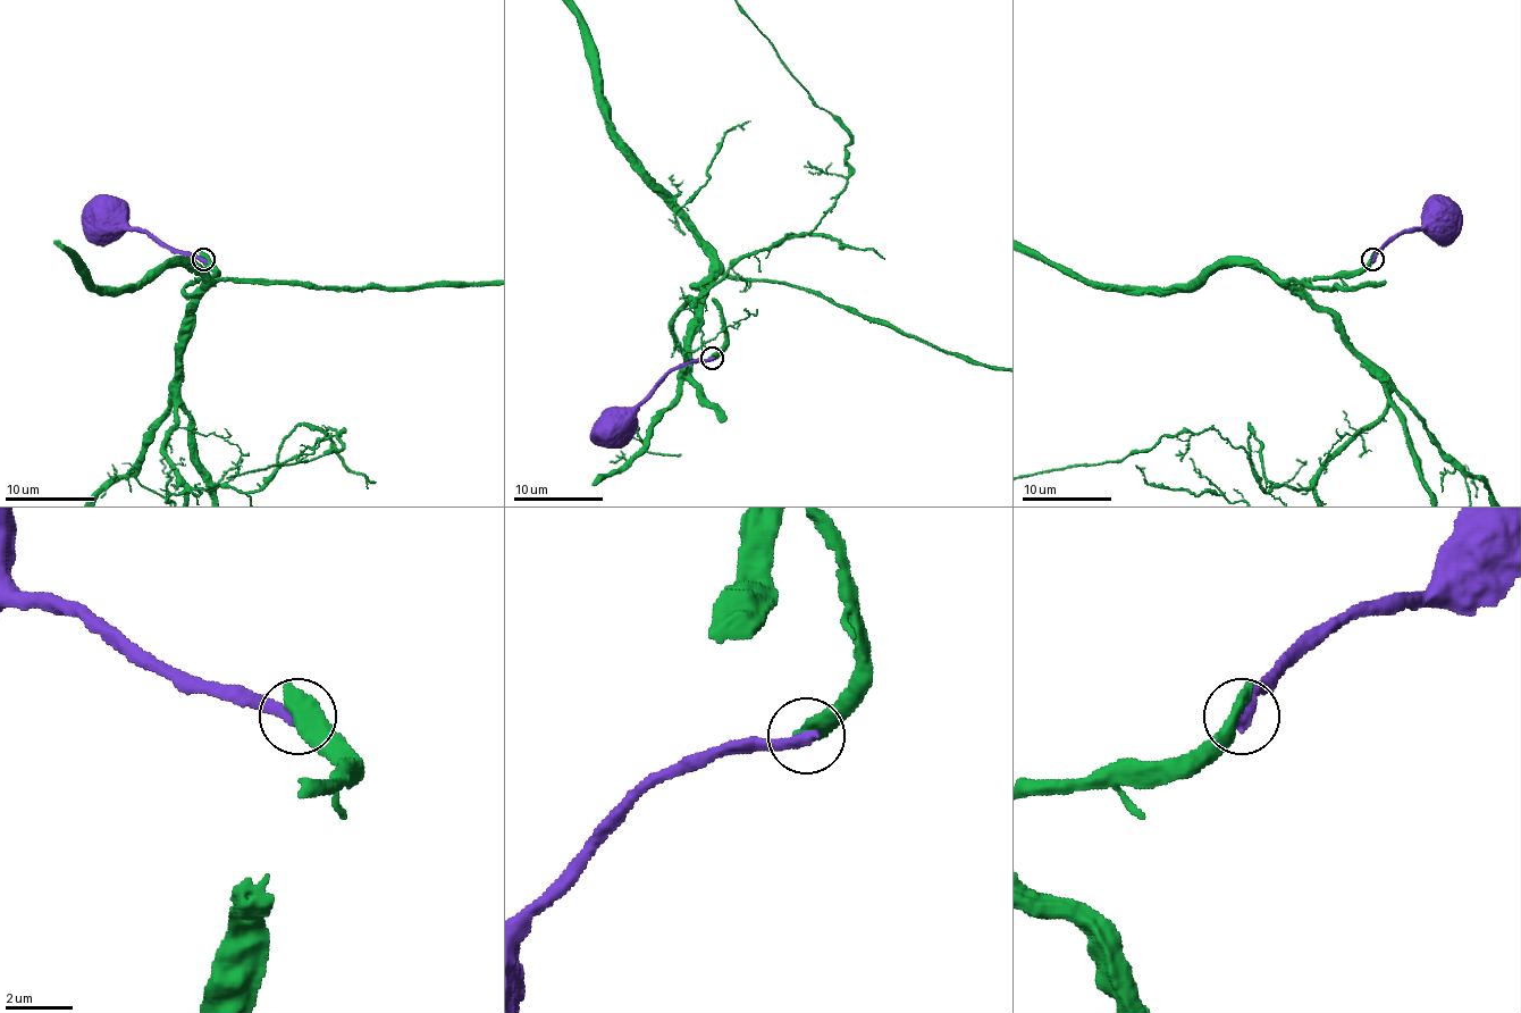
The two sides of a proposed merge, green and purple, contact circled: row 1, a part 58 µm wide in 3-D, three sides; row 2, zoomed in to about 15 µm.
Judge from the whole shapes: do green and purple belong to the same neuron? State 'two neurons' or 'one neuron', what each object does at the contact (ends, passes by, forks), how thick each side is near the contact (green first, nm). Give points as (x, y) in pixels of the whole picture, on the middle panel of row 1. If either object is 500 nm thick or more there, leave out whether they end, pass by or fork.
two neurons; calibres 650 and 420 nm

